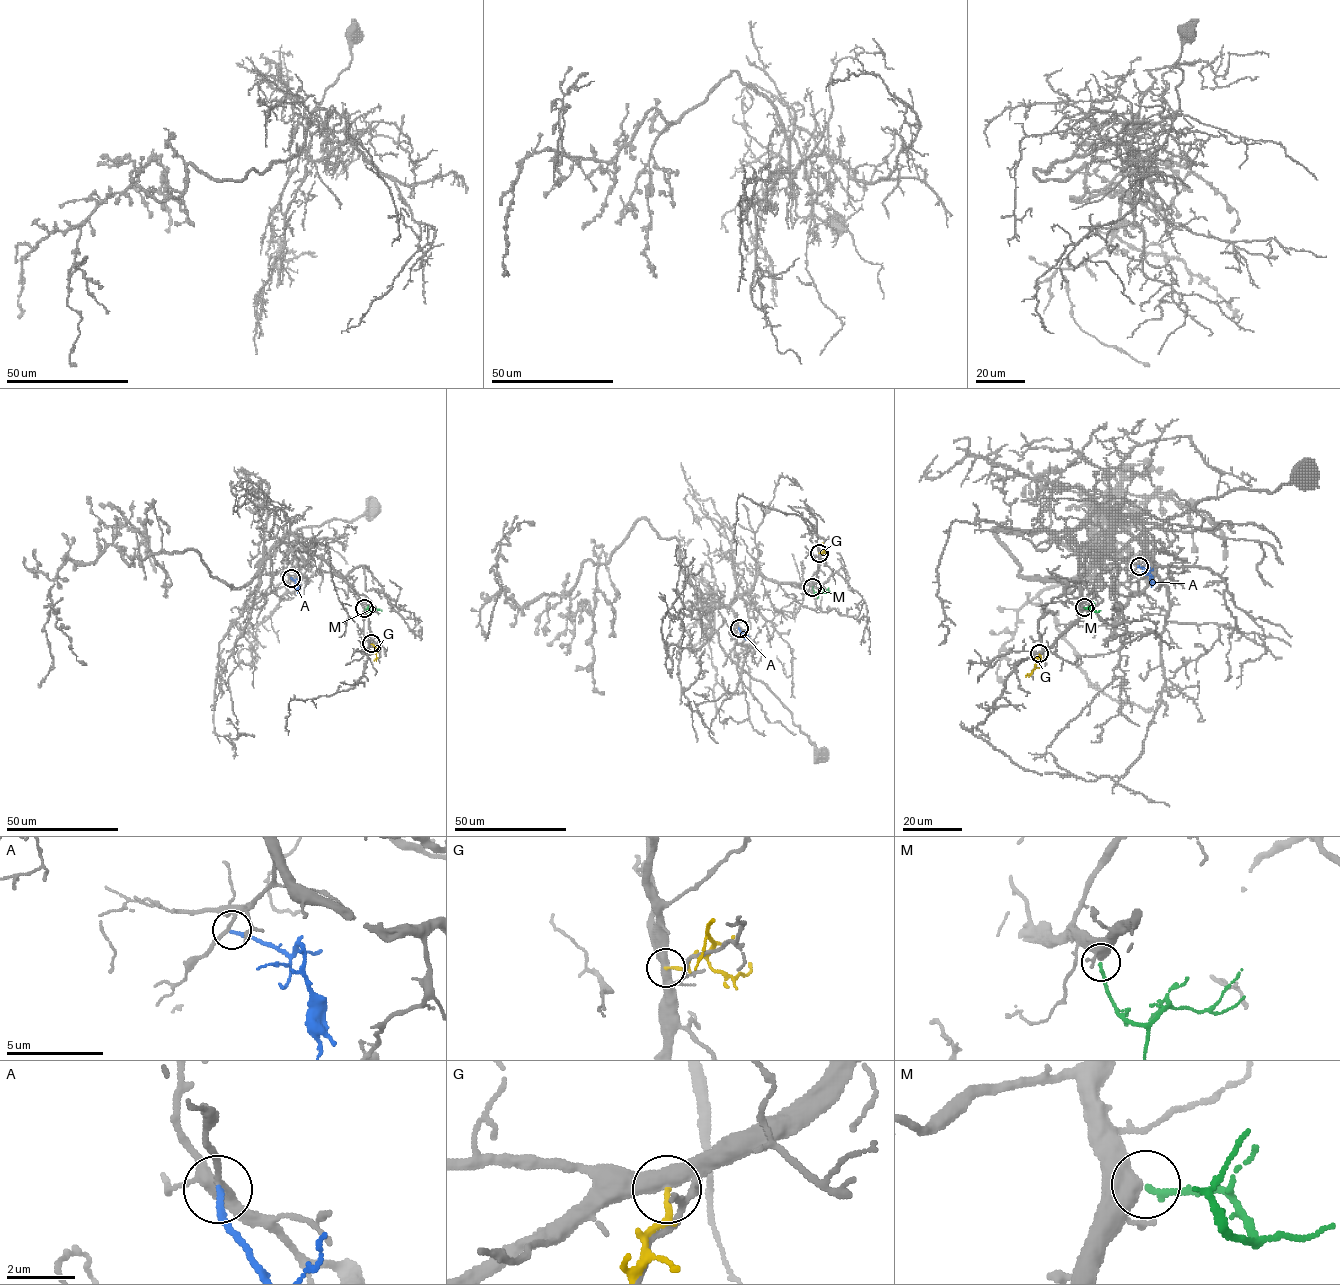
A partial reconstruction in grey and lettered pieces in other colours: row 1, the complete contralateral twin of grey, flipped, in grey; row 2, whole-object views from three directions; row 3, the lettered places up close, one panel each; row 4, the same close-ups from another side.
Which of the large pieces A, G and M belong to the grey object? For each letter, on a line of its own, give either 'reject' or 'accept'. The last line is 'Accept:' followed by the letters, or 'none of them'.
A: reject
G: reject
M: accept
Accept: M

